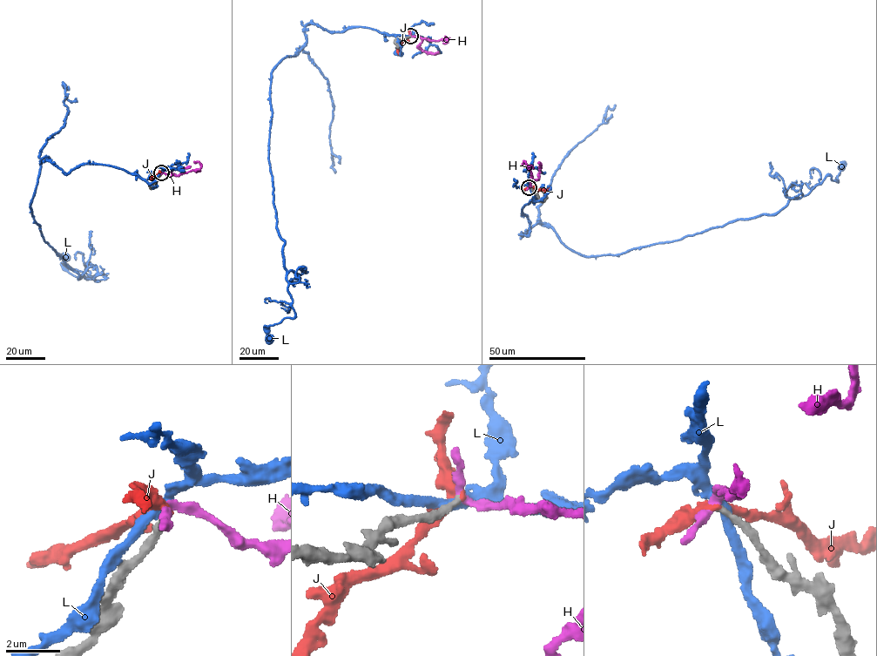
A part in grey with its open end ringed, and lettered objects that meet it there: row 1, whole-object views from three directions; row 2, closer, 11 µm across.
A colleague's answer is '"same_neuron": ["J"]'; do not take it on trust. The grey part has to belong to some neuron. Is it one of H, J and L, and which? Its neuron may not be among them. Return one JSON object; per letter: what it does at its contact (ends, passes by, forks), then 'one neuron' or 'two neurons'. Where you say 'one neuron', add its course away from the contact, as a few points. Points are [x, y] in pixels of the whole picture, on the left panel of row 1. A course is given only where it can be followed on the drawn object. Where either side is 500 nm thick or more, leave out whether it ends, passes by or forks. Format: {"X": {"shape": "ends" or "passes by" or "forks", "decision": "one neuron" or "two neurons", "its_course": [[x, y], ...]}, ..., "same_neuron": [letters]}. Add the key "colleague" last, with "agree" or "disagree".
{"H": {"shape": "passes by", "decision": "two neurons"}, "J": {"shape": "passes by", "decision": "one neuron", "its_course": [[162, 172], [151, 179], [155, 179]]}, "L": {"shape": "passes by", "decision": "two neurons"}, "same_neuron": ["J"], "colleague": "agree"}

